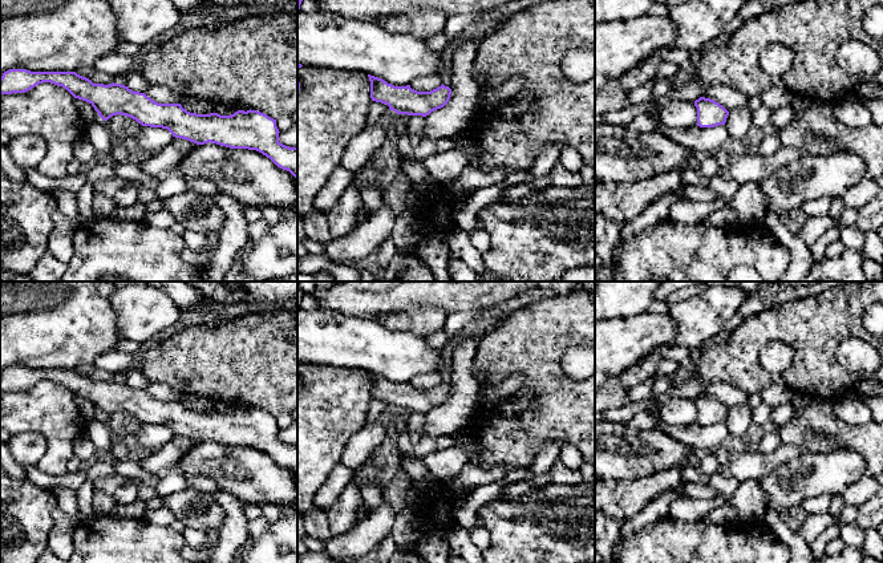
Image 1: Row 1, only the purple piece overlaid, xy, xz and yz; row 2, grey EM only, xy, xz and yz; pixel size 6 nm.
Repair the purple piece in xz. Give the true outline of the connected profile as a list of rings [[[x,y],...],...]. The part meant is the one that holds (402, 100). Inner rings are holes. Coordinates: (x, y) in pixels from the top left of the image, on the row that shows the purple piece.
[[[368,74],[370,81],[372,101],[386,104],[397,114],[426,117],[432,112],[443,108],[451,94],[451,89],[443,84],[430,92],[417,92],[406,86],[394,86],[382,78]]]

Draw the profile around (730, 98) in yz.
[[[709,85],[701,97],[714,100],[728,112],[748,106],[749,100],[744,93],[725,85]]]

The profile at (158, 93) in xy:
[[[150,85],[145,94],[158,104],[181,104],[182,97],[166,86]]]

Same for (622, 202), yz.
[[[681,170],[663,171],[640,182],[595,181],[595,212],[619,223],[629,223],[648,204],[680,185]]]

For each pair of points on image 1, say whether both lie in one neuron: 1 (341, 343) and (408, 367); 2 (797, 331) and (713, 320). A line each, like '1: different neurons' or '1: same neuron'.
1: same neuron
2: different neurons

